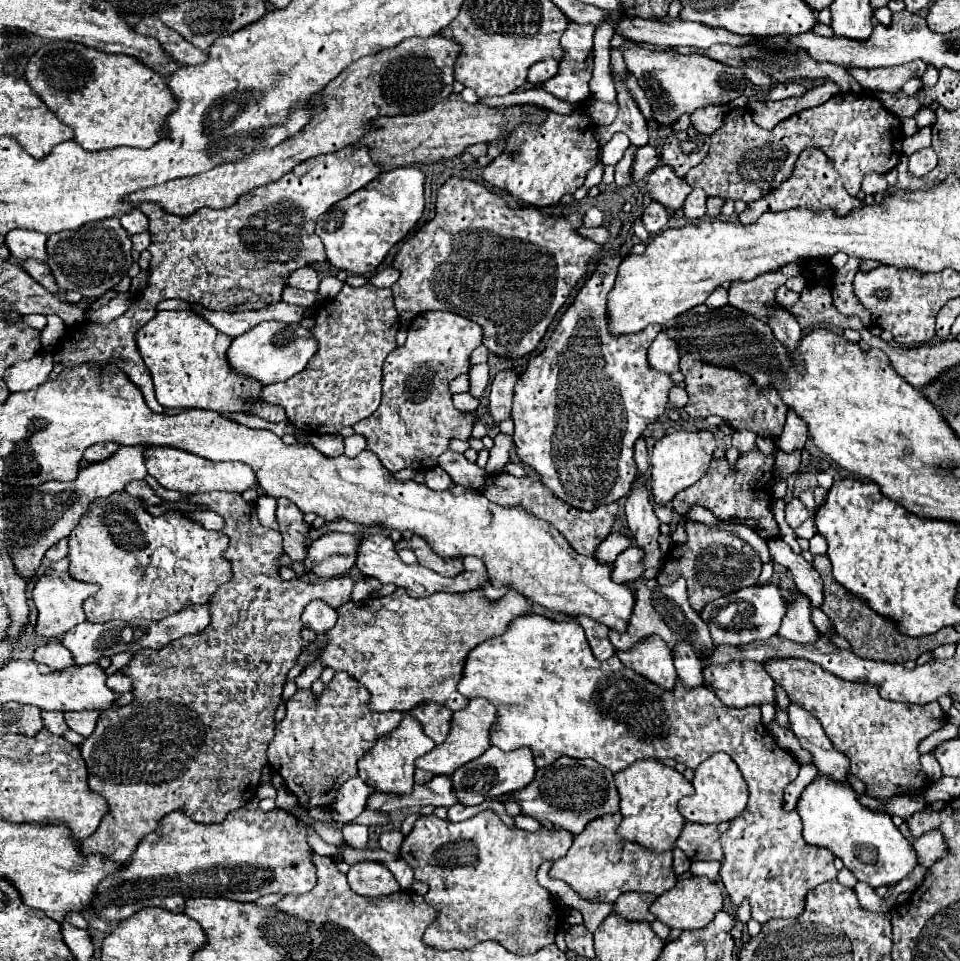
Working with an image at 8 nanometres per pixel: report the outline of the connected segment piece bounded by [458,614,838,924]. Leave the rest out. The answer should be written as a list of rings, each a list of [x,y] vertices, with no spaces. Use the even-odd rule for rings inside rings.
[[[540,614],[514,618],[502,636],[472,648],[458,682],[458,692],[468,698],[482,696],[492,702],[498,708],[498,720],[494,722],[494,728],[490,728],[490,742],[504,752],[522,746],[530,748],[538,768],[550,766],[558,756],[572,756],[594,758],[612,772],[618,772],[640,758],[672,758],[696,770],[700,762],[716,752],[732,756],[750,788],[750,800],[746,810],[736,816],[730,822],[730,828],[720,836],[724,850],[720,878],[732,904],[740,906],[748,900],[752,918],[760,924],[772,918],[798,918],[804,910],[808,890],[838,874],[834,868],[834,854],[828,848],[808,846],[802,836],[798,812],[788,812],[782,806],[784,788],[798,776],[800,764],[788,750],[782,750],[774,736],[764,728],[758,706],[728,708],[708,688],[700,686],[688,690],[680,682],[676,682],[672,692],[666,692],[628,670],[616,656],[604,662],[596,660],[580,624],[572,620],[556,622]]]

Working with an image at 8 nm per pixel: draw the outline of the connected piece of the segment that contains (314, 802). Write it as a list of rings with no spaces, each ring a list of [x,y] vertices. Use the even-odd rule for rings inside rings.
[[[336,672],[318,702],[312,690],[298,690],[286,704],[286,718],[276,726],[276,736],[268,746],[268,762],[280,772],[288,790],[298,796],[304,808],[330,806],[338,788],[356,776],[356,762],[376,744],[376,740],[398,728],[400,712],[372,712],[366,708],[370,694],[350,674]]]

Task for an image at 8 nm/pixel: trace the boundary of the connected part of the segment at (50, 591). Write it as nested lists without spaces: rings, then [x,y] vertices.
[[[62,558],[60,562],[54,562],[44,576],[40,576],[32,588],[32,600],[38,610],[38,622],[36,622],[36,634],[38,636],[50,636],[50,638],[62,638],[72,626],[86,620],[82,602],[86,596],[92,596],[98,592],[98,584],[86,584],[70,578],[68,574],[68,558]]]

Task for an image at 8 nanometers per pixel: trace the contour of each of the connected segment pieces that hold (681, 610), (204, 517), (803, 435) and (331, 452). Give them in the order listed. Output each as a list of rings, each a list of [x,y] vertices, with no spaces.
[[[678,578],[670,586],[660,586],[656,580],[638,580],[634,588],[636,588],[636,606],[634,606],[626,634],[610,632],[610,642],[614,644],[616,650],[630,650],[634,644],[650,636],[660,636],[670,646],[670,650],[676,648],[680,642],[688,642],[698,652],[698,658],[706,658],[704,652],[706,648],[714,648],[714,642],[710,638],[708,626],[688,604],[684,578]]]
[[[204,510],[204,512],[186,512],[190,516],[194,516],[196,520],[202,522],[202,526],[206,526],[208,530],[222,530],[226,526],[224,518],[212,510]]]
[[[788,410],[784,430],[782,430],[782,434],[776,438],[778,450],[788,452],[788,454],[790,454],[790,452],[796,452],[796,450],[802,450],[804,444],[806,444],[806,438],[808,438],[806,424],[804,424],[792,410]]]
[[[340,434],[326,436],[308,436],[308,442],[320,450],[324,456],[340,456],[344,454],[344,438]]]

